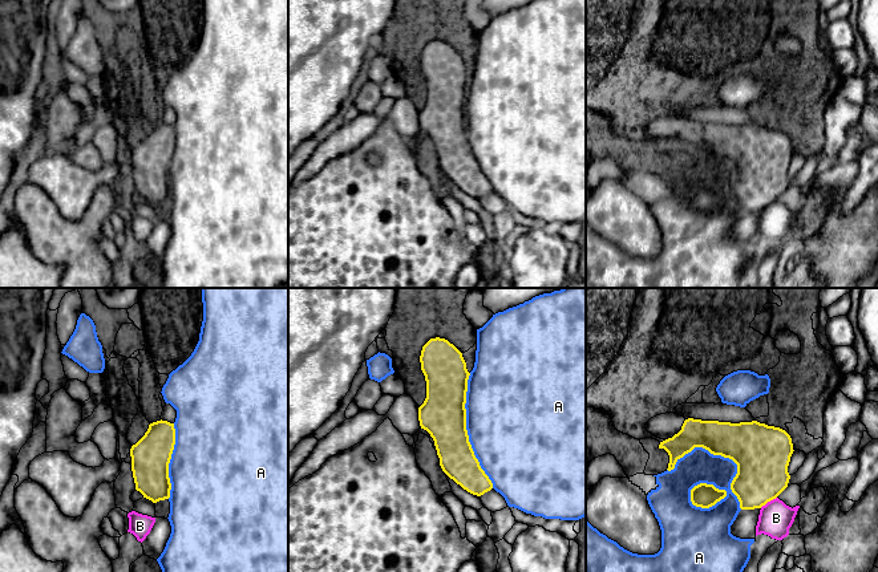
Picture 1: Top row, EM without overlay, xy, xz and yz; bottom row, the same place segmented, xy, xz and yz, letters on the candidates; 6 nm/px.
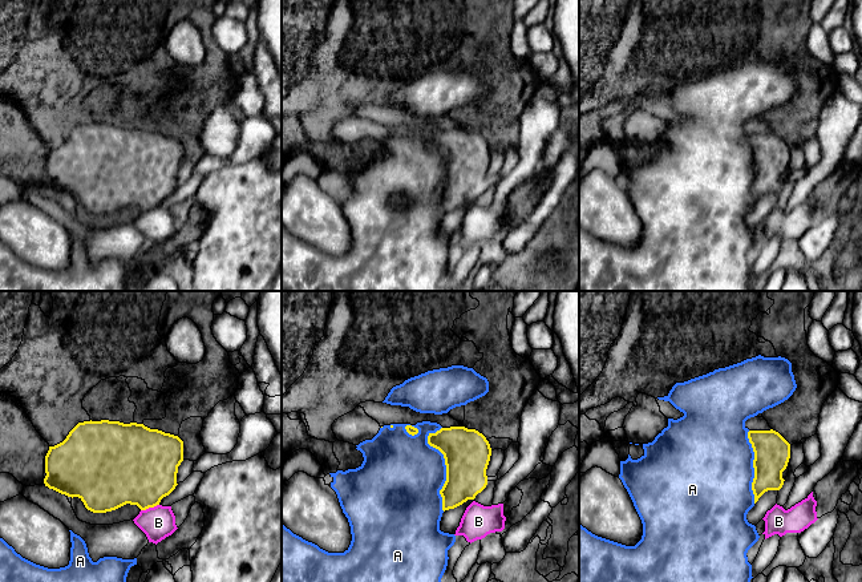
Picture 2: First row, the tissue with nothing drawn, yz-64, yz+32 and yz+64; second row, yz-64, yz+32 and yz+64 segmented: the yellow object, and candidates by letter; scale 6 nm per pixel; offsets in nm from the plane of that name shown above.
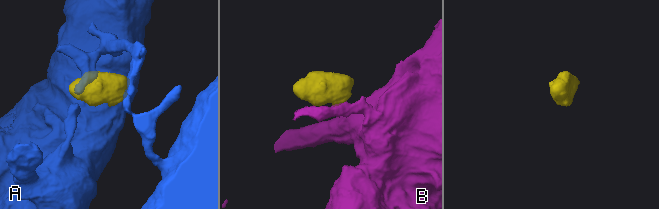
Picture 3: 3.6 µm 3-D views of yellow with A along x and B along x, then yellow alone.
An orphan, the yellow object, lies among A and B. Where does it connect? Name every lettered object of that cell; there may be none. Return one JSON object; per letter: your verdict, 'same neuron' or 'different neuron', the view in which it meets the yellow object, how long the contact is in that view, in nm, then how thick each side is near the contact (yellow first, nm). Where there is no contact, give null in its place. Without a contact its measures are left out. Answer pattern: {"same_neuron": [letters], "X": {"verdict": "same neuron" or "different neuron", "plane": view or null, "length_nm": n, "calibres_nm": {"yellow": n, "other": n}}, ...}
{"same_neuron": [], "A": {"verdict": "different neuron", "plane": "yz", "length_nm": 500, "calibres_nm": {"yellow": 340, "other": 200}}, "B": {"verdict": "different neuron", "plane": "yz", "length_nm": 120, "calibres_nm": {"yellow": 320, "other": 200}}}

